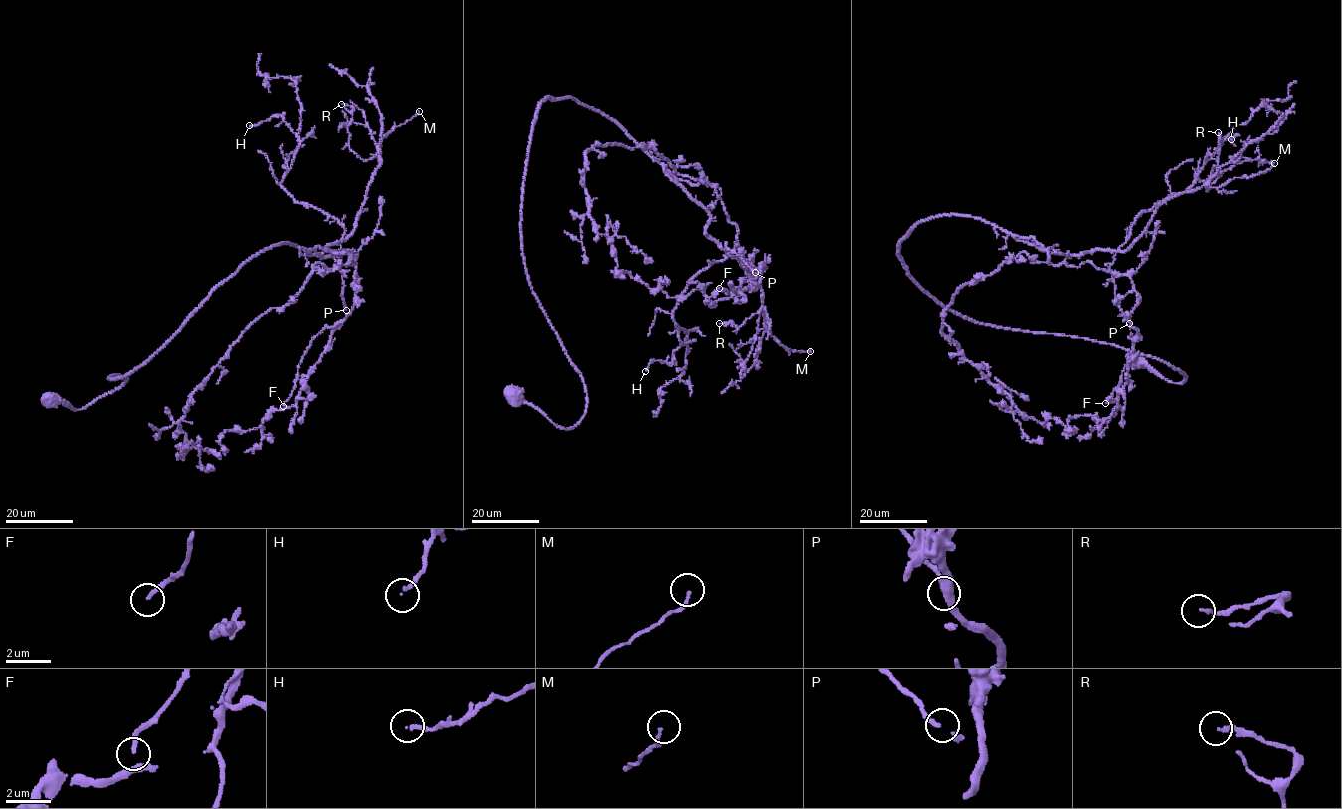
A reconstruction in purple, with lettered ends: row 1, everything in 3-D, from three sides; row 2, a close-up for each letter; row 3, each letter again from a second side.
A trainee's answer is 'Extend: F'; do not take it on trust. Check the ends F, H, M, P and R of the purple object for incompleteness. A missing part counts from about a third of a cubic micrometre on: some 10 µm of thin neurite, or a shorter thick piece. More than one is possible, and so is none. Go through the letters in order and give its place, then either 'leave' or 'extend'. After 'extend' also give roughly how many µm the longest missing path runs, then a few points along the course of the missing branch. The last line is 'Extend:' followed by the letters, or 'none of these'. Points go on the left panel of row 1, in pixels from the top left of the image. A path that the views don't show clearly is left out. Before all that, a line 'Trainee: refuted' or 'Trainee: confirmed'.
Trainee: confirmed
F: (283, 406) | extend | 20 µm | (283, 406), (265, 429), (255, 434), (251, 443)
H: (249, 125) | leave
M: (419, 111) | leave
P: (346, 310) | leave
R: (341, 104) | leave
Extend: F

